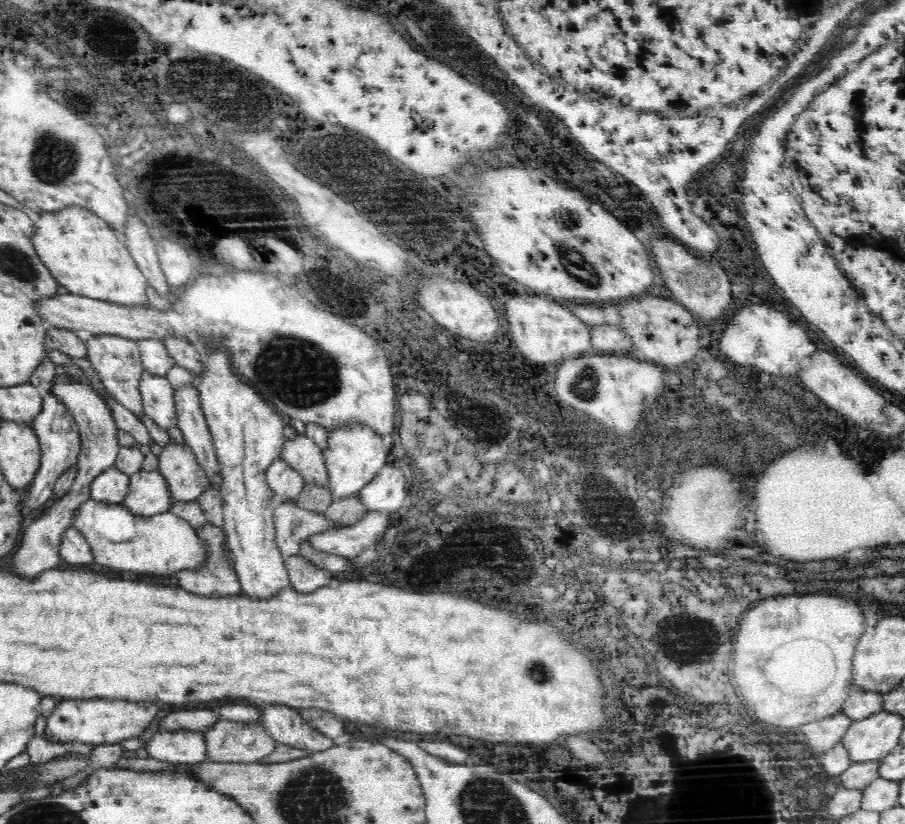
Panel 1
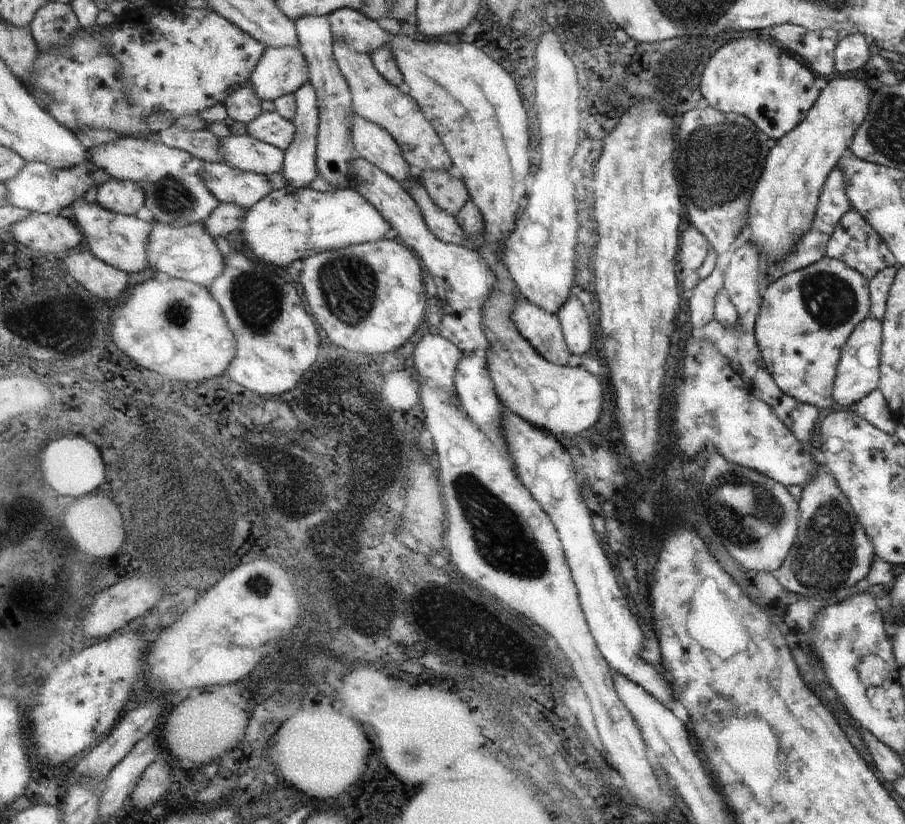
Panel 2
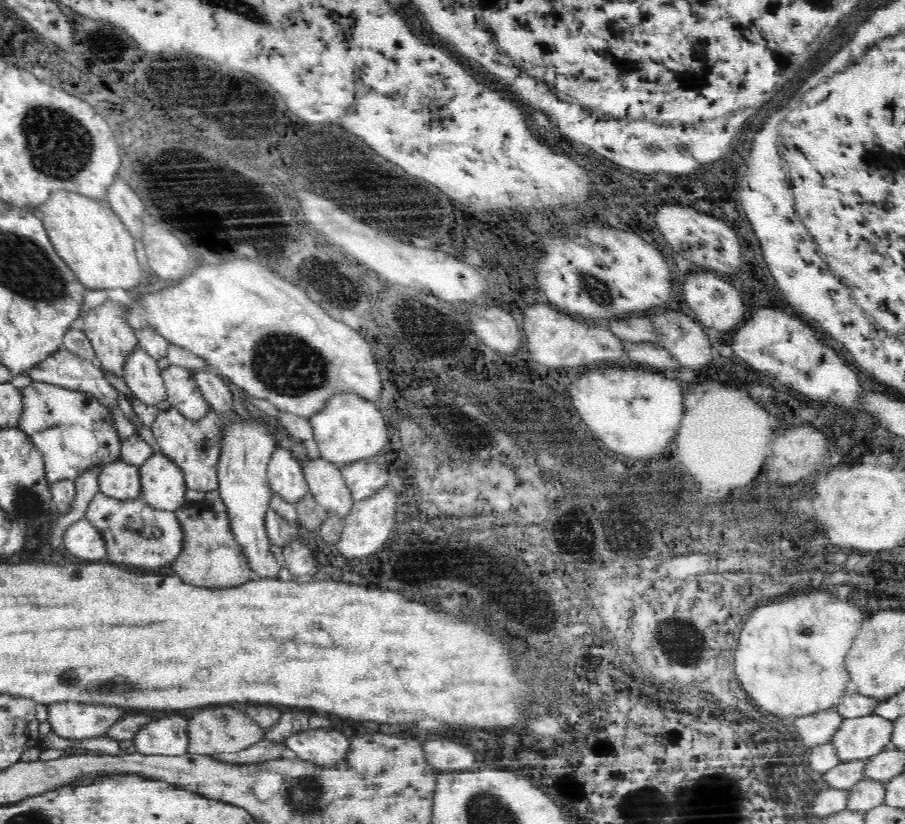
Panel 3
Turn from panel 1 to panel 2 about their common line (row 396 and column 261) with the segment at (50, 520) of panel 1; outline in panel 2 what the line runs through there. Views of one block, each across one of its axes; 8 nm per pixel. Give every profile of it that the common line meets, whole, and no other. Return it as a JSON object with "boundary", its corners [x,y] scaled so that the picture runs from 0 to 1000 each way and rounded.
{"boundary":[[[295,58],[288,78],[280,87],[277,102],[288,121],[306,124],[313,117],[328,114],[341,97],[344,85],[333,58]]]}

